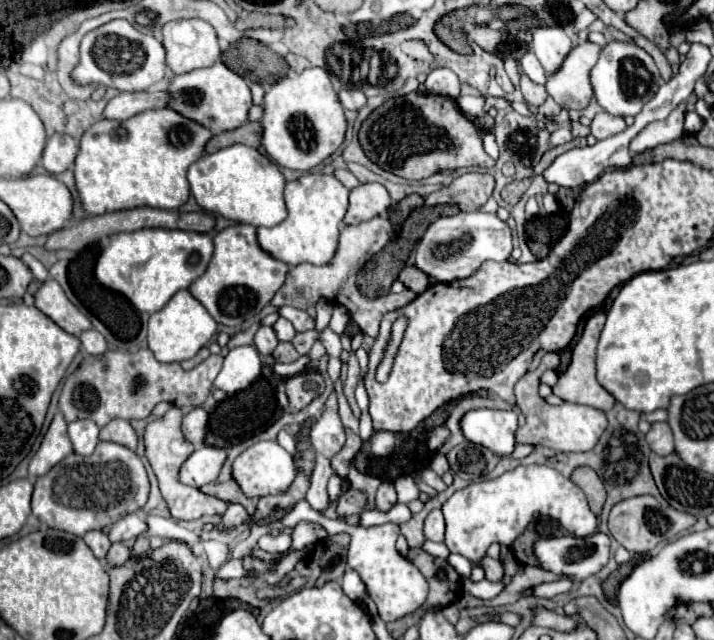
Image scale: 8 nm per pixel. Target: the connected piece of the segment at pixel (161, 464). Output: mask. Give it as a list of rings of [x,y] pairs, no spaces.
[[[171,407],[163,415],[163,419],[149,423],[149,427],[145,431],[145,455],[153,467],[153,473],[157,475],[161,495],[167,501],[167,507],[175,519],[191,521],[191,519],[199,519],[203,515],[223,515],[229,505],[227,501],[223,501],[215,495],[207,495],[207,493],[199,491],[197,487],[191,487],[191,485],[185,485],[179,481],[181,465],[187,461],[189,451],[195,451],[195,447],[183,437],[181,421],[183,421],[183,411],[179,407]]]

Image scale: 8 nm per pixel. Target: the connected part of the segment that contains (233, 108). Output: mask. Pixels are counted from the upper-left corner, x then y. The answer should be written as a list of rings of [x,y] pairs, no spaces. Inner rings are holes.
[[[215,63],[213,67],[195,69],[191,73],[179,75],[169,83],[167,89],[173,97],[169,105],[171,109],[183,113],[193,121],[199,121],[201,125],[209,127],[213,133],[231,131],[249,121],[249,109],[253,105],[249,83],[241,75],[227,69],[223,63]]]

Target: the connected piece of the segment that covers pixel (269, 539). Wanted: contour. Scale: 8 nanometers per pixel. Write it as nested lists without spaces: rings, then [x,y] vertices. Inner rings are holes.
[[[281,533],[281,535],[277,535],[277,537],[273,537],[273,535],[263,535],[257,545],[259,545],[261,549],[269,551],[269,553],[279,553],[279,551],[287,551],[287,549],[289,549],[291,537],[285,535],[285,533]]]

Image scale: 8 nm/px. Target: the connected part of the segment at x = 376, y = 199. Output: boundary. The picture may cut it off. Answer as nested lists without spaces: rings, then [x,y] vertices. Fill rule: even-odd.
[[[363,183],[351,189],[349,209],[343,223],[357,225],[373,217],[387,217],[389,207],[391,207],[391,197],[381,183]]]

